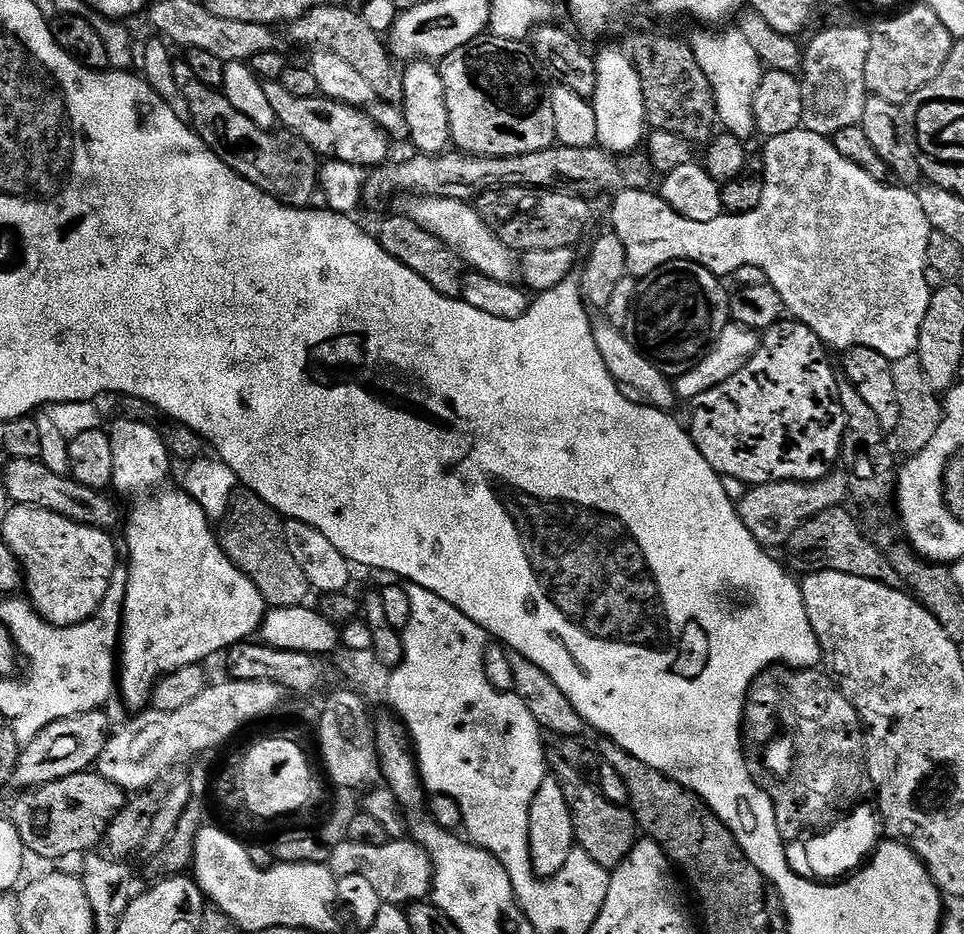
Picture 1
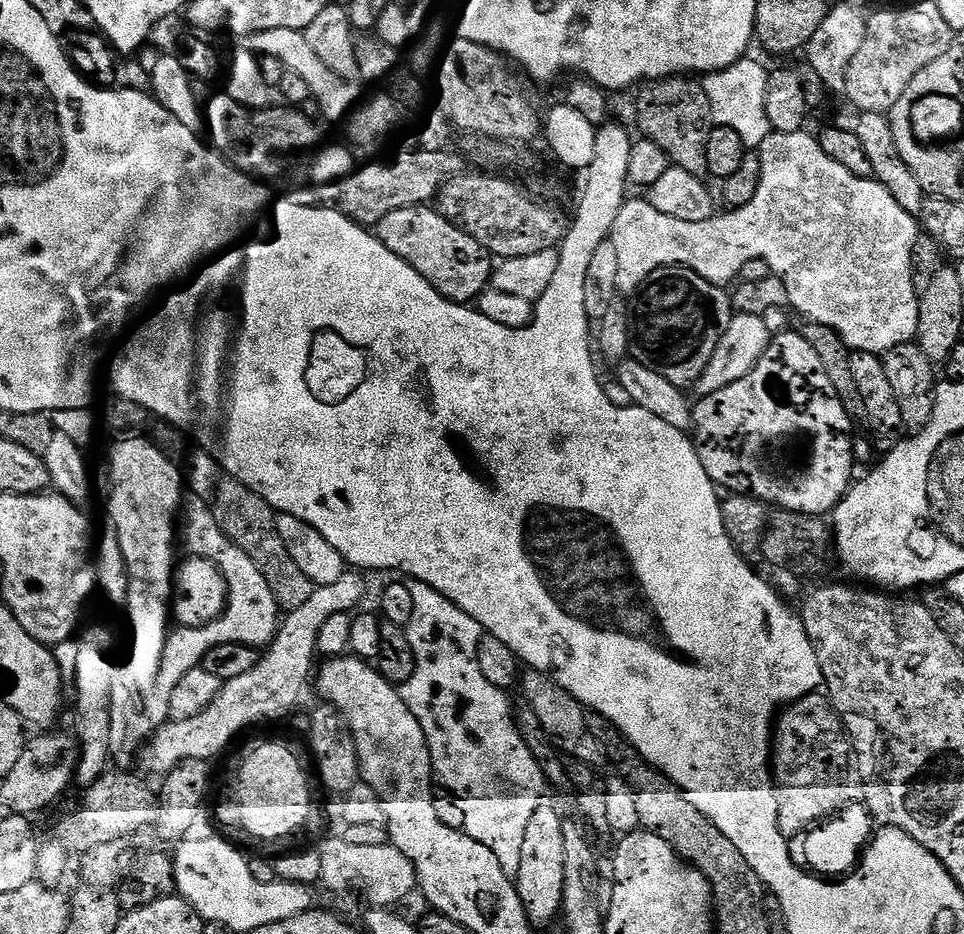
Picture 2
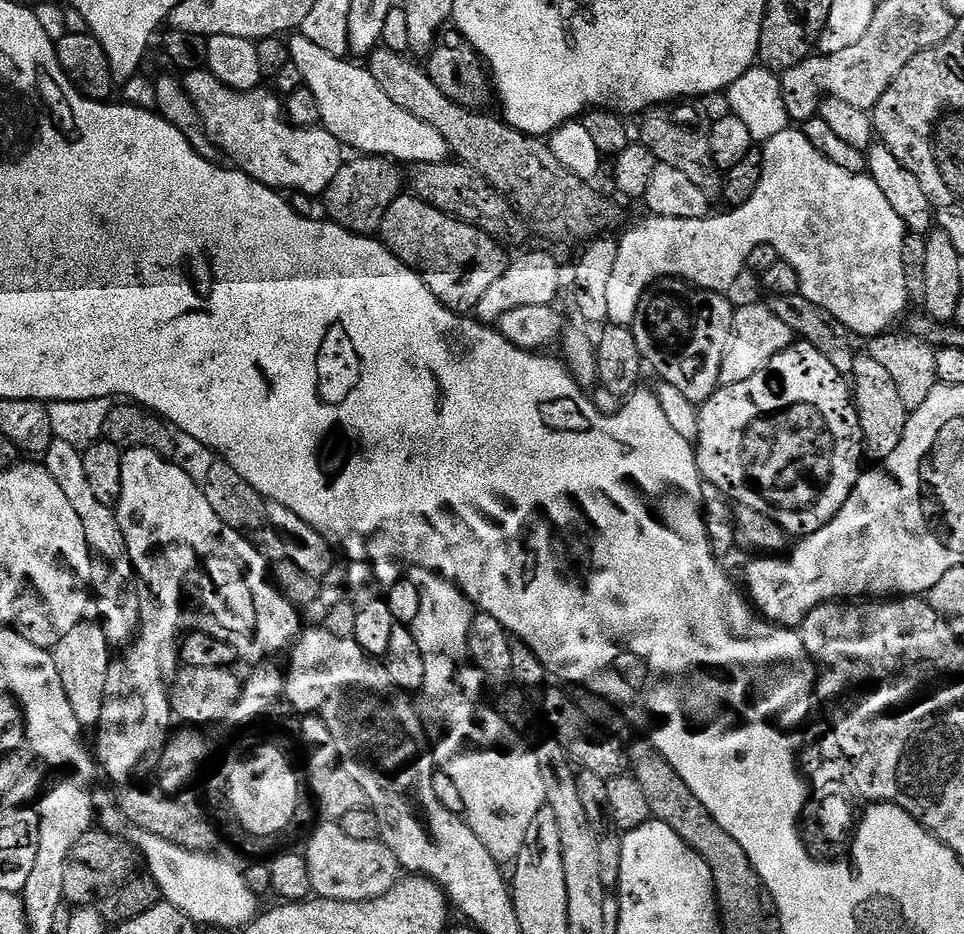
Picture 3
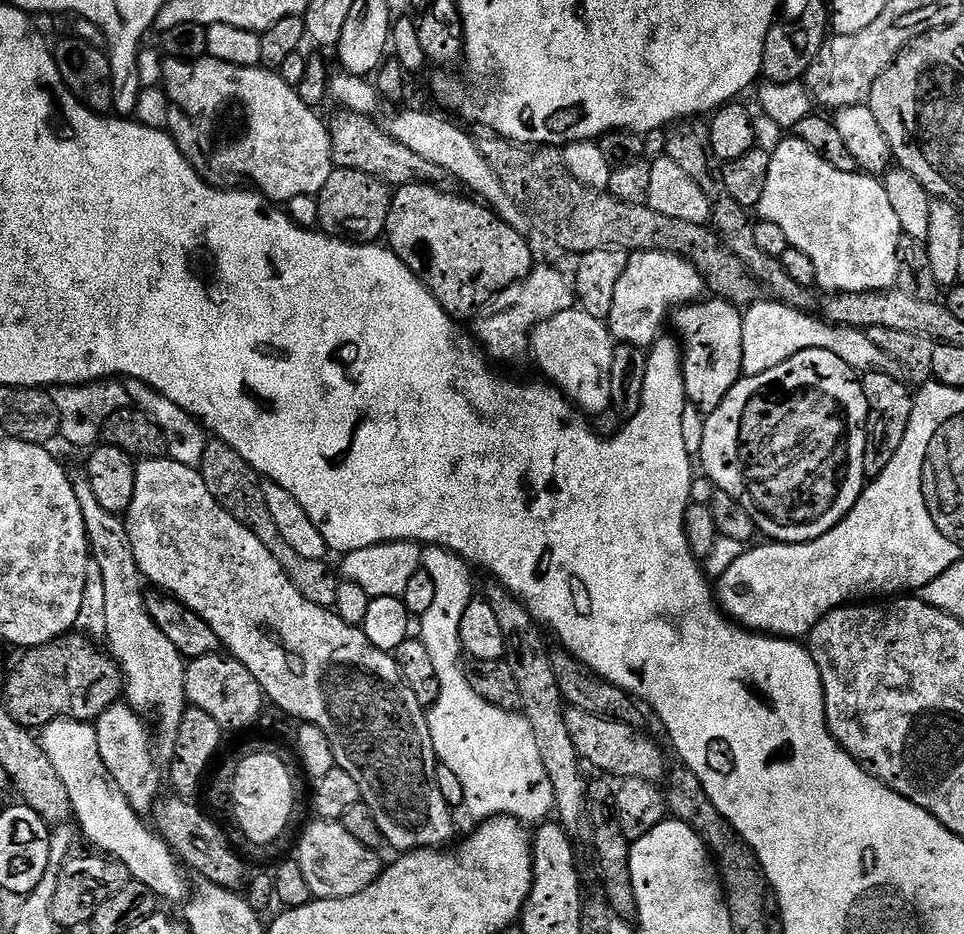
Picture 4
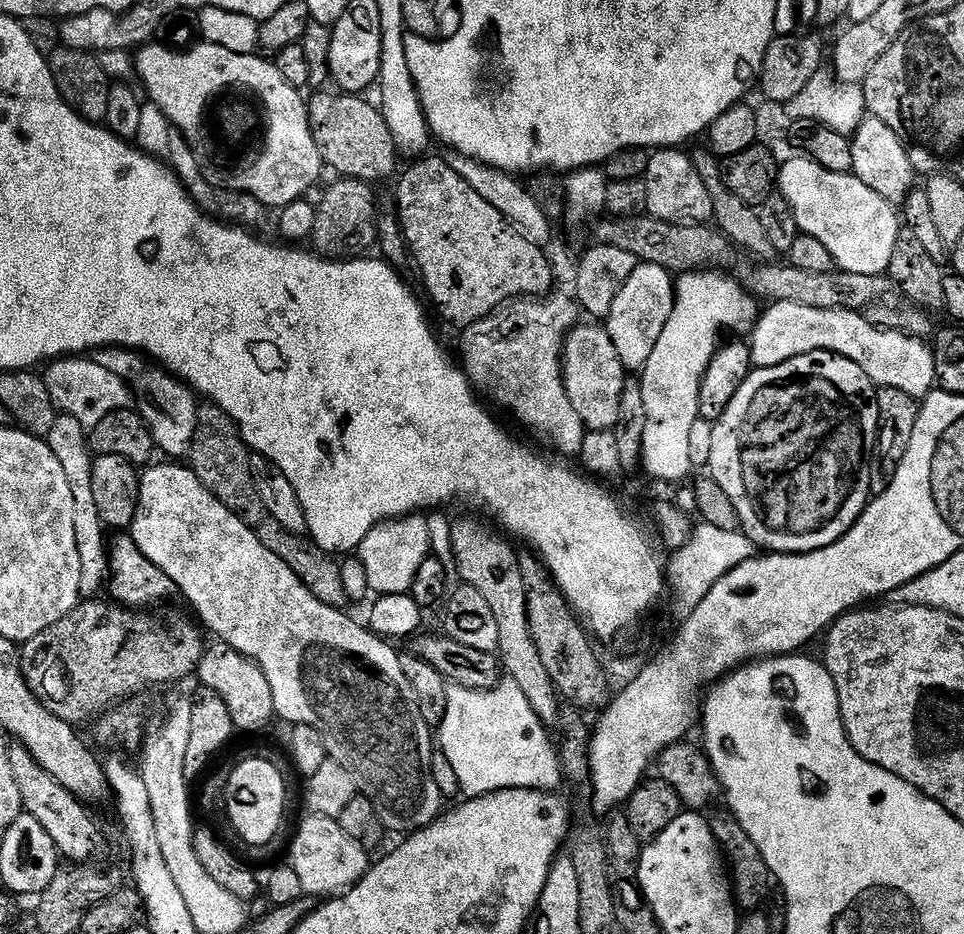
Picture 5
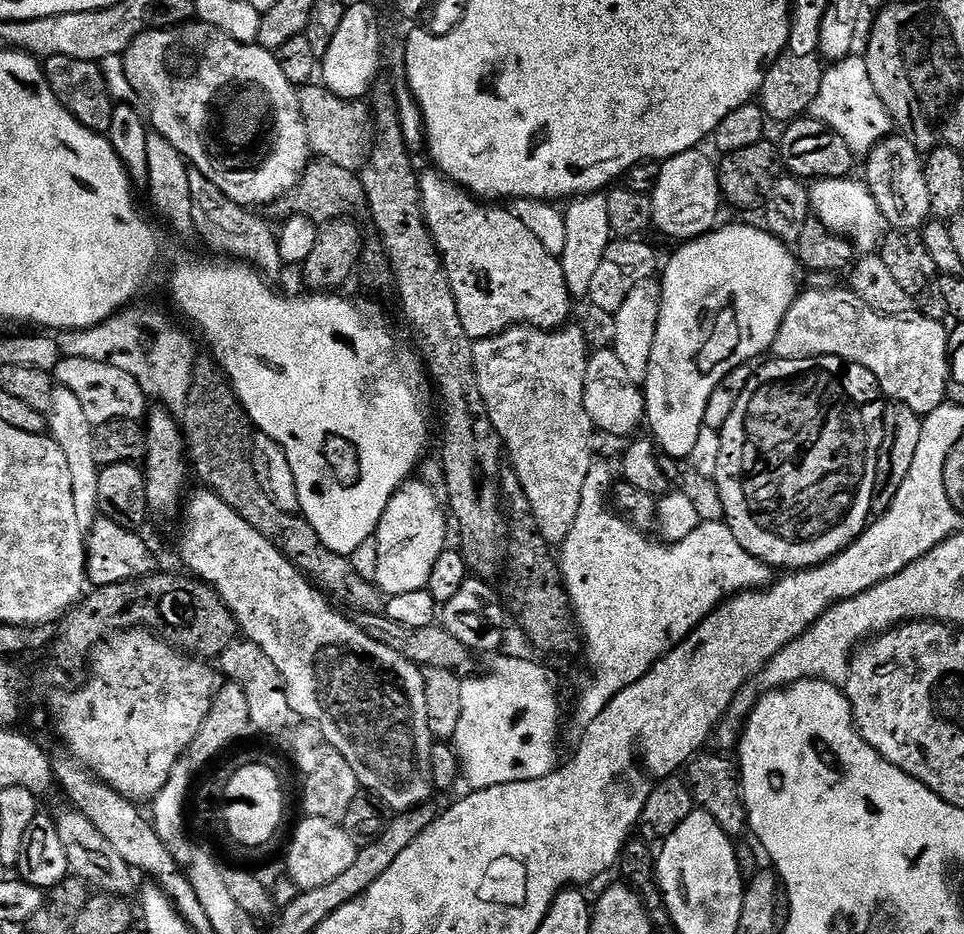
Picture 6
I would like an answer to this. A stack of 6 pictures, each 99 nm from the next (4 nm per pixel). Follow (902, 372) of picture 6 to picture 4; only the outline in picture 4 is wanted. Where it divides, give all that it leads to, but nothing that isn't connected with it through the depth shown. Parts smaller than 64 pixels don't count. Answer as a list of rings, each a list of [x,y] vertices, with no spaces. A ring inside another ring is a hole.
[[[764,298],[755,304],[747,305],[743,318],[741,373],[744,376],[762,374],[786,362],[786,358],[794,358],[794,354],[811,348],[830,350],[830,354],[838,354],[842,362],[846,362],[860,374],[884,370],[890,364],[889,357],[885,356],[882,350],[878,350],[876,340],[868,337],[871,335],[867,331],[849,328],[846,324],[829,324],[819,315],[792,309],[772,298]]]

